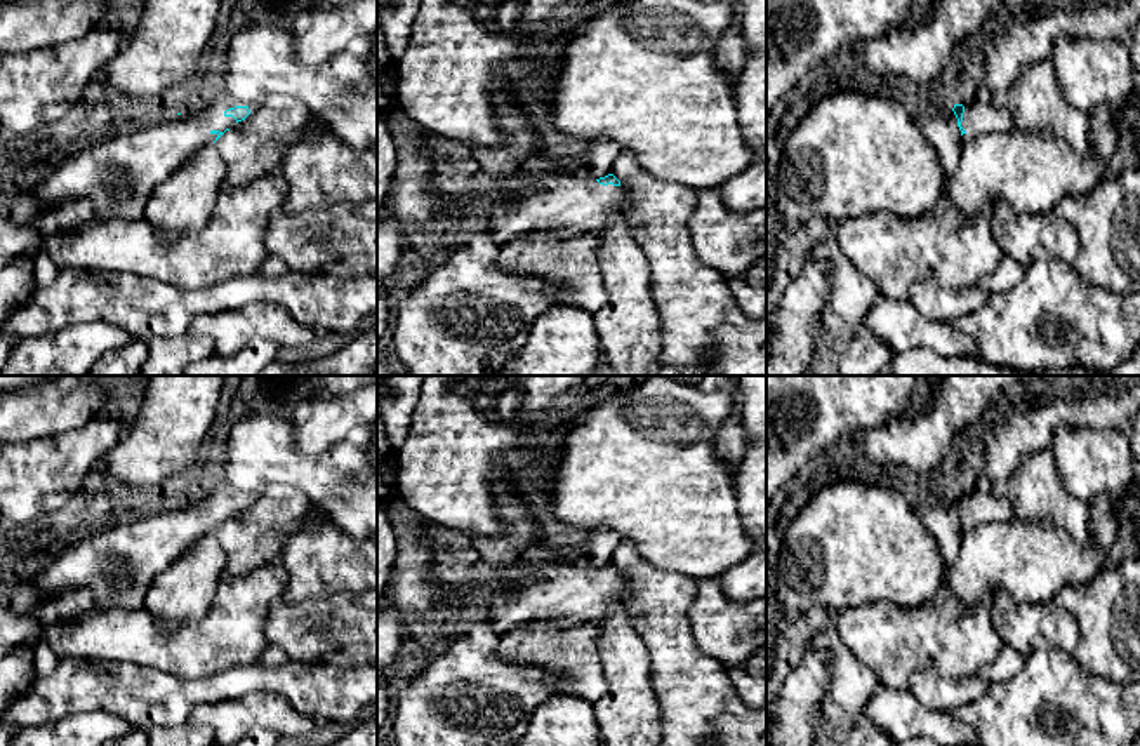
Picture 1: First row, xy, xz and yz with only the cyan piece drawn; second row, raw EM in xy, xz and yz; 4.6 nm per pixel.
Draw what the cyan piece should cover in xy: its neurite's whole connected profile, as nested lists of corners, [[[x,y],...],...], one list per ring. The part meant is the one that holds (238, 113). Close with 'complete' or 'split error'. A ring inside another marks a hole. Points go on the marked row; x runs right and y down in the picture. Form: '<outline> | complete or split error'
[[[226,96],[202,113],[177,113],[115,136],[76,141],[38,184],[36,195],[50,209],[89,200],[99,219],[141,219],[155,188],[191,151],[215,143],[257,106],[240,106]]] | split error

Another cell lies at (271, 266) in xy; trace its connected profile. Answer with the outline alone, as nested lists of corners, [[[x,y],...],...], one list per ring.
[[[268,256],[257,268],[257,273],[266,275],[266,276],[283,276],[290,273],[290,268],[282,257]]]

